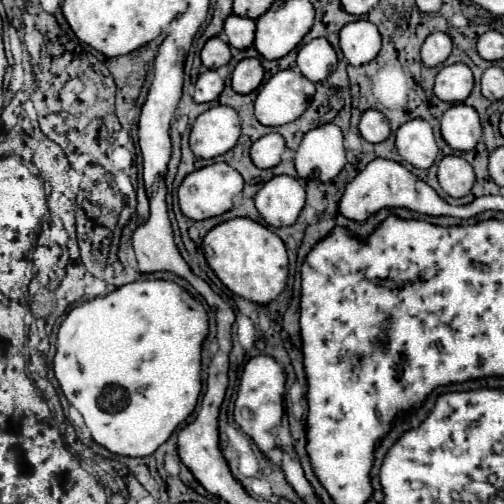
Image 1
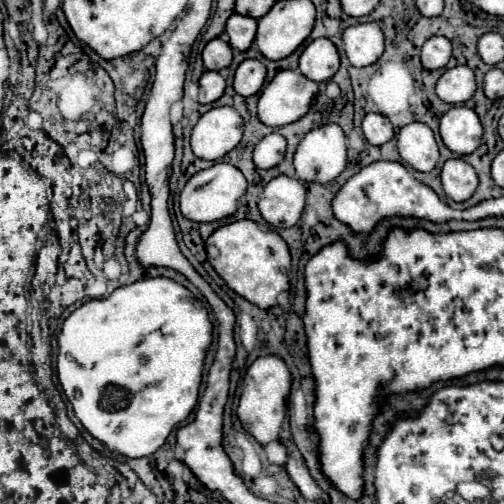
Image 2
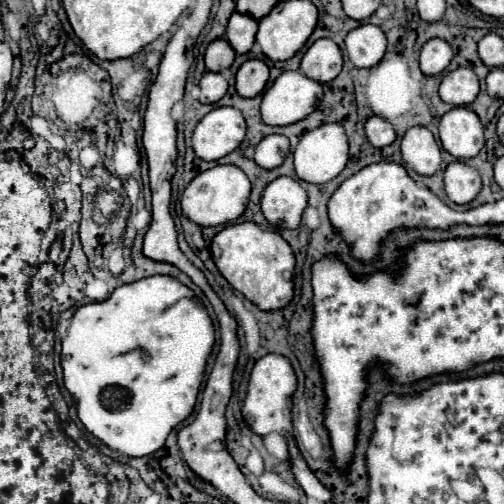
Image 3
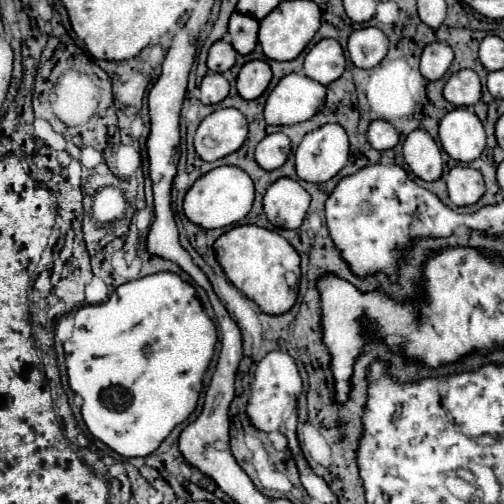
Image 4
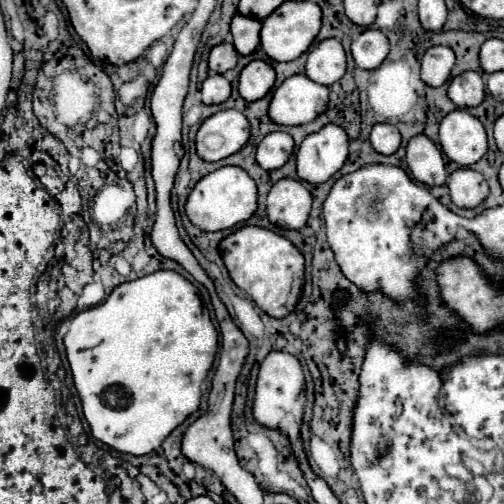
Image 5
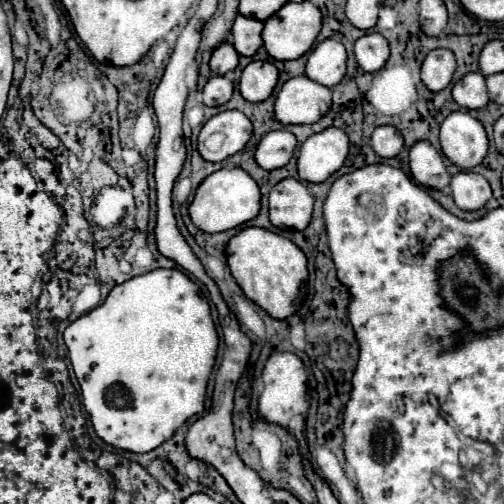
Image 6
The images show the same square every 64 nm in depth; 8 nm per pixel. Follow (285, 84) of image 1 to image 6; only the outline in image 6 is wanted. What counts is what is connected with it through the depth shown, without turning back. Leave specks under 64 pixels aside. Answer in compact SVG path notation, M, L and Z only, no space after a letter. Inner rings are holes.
M296 76L280 88L274 102L274 118L282 124L312 124L328 112L330 104L332 92L326 86L306 76Z

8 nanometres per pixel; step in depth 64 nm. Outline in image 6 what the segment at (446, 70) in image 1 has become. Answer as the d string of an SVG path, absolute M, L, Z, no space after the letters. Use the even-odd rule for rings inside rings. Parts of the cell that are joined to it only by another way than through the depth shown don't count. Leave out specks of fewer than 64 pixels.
M468 72L466 76L462 76L452 88L452 98L456 100L458 106L468 110L484 108L488 104L488 90L484 76L480 72Z

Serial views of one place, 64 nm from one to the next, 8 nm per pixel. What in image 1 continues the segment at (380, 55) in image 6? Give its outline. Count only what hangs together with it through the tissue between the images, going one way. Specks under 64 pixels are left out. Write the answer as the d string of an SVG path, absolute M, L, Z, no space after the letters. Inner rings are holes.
M356 20L340 30L340 48L352 66L362 66L380 52L380 32L368 20Z

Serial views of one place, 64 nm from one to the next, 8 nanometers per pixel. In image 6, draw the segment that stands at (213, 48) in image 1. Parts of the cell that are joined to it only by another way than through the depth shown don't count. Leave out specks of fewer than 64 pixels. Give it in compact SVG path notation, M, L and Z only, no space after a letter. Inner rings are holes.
M224 42L212 52L212 58L210 58L212 74L226 74L226 72L234 70L236 66L238 66L238 52L232 44Z

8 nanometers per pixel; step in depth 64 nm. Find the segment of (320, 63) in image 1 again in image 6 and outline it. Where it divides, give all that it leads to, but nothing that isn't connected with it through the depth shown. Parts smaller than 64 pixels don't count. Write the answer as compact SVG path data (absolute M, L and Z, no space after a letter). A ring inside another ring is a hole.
M328 38L320 42L308 54L306 76L322 86L336 86L346 74L346 50L344 44Z

